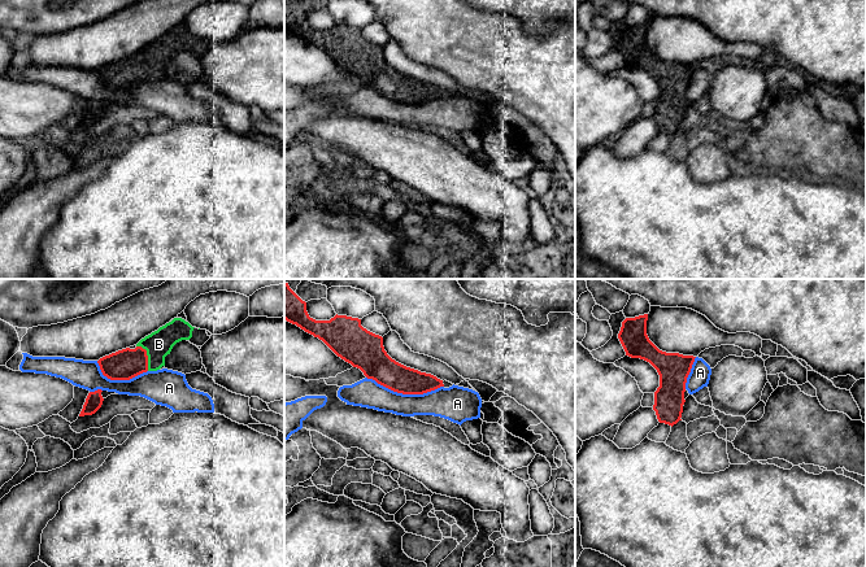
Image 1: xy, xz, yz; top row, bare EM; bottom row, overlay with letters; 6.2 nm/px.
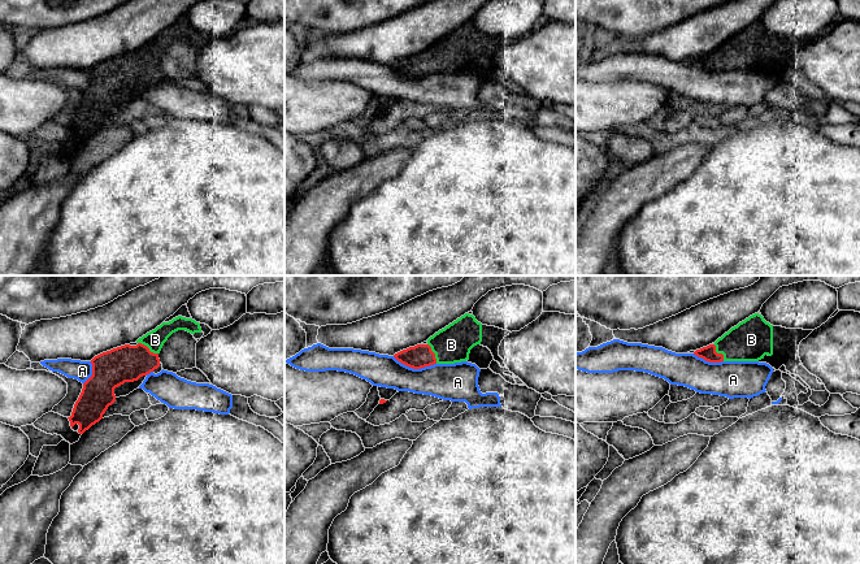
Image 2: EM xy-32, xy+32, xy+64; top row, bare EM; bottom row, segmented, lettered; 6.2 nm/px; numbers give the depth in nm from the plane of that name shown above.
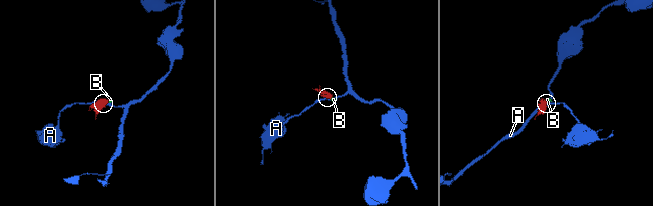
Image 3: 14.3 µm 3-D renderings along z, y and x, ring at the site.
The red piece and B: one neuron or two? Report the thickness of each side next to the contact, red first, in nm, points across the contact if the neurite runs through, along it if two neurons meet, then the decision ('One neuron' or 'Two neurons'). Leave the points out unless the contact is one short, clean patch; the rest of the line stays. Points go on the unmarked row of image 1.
Thickness 190 nm (red) against 170 nm. Path across: xy (123, 74), (147, 65), (159, 53). One neuron

